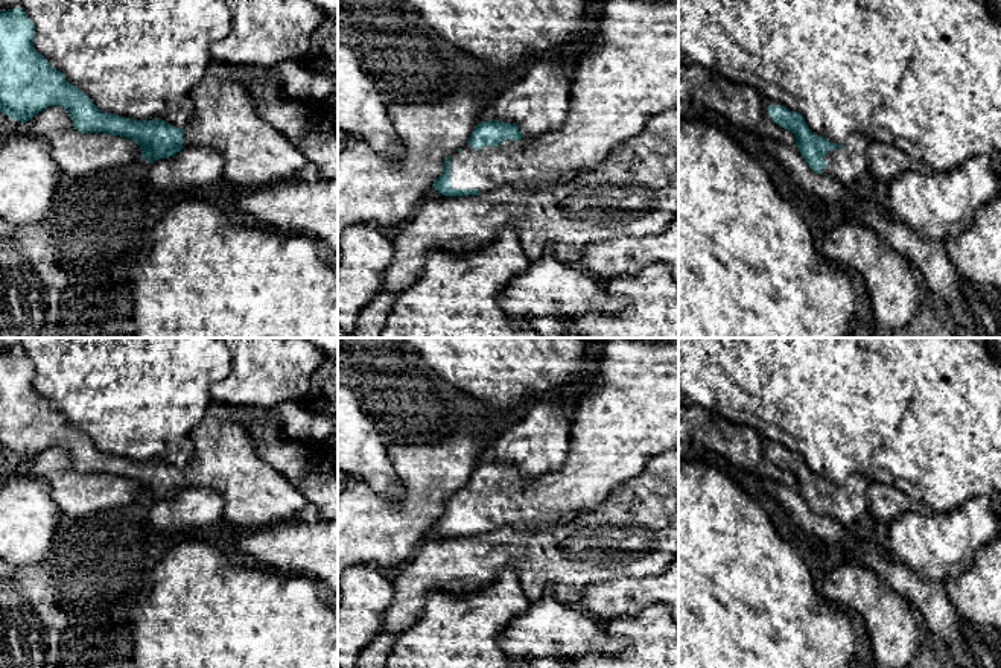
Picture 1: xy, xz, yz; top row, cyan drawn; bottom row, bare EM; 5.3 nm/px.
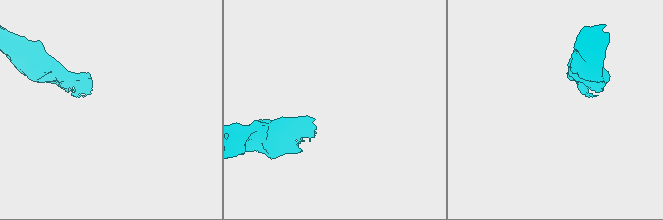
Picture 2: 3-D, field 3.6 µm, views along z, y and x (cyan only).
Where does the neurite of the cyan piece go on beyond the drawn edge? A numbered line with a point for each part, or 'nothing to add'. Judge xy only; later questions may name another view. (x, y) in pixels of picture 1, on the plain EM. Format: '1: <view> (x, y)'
1: xy (225, 460)

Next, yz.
1: yz (848, 504)

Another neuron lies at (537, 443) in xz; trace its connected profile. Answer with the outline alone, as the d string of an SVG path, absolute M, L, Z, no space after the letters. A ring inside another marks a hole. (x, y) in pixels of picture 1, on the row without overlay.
M574 394L534 400L516 425L502 431L493 460L516 464L526 476L560 469L567 458L577 403Z

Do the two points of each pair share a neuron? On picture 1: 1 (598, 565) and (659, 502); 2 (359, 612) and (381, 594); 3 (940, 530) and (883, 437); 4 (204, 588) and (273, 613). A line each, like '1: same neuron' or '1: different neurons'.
1: same neuron
2: same neuron
3: different neurons
4: same neuron

